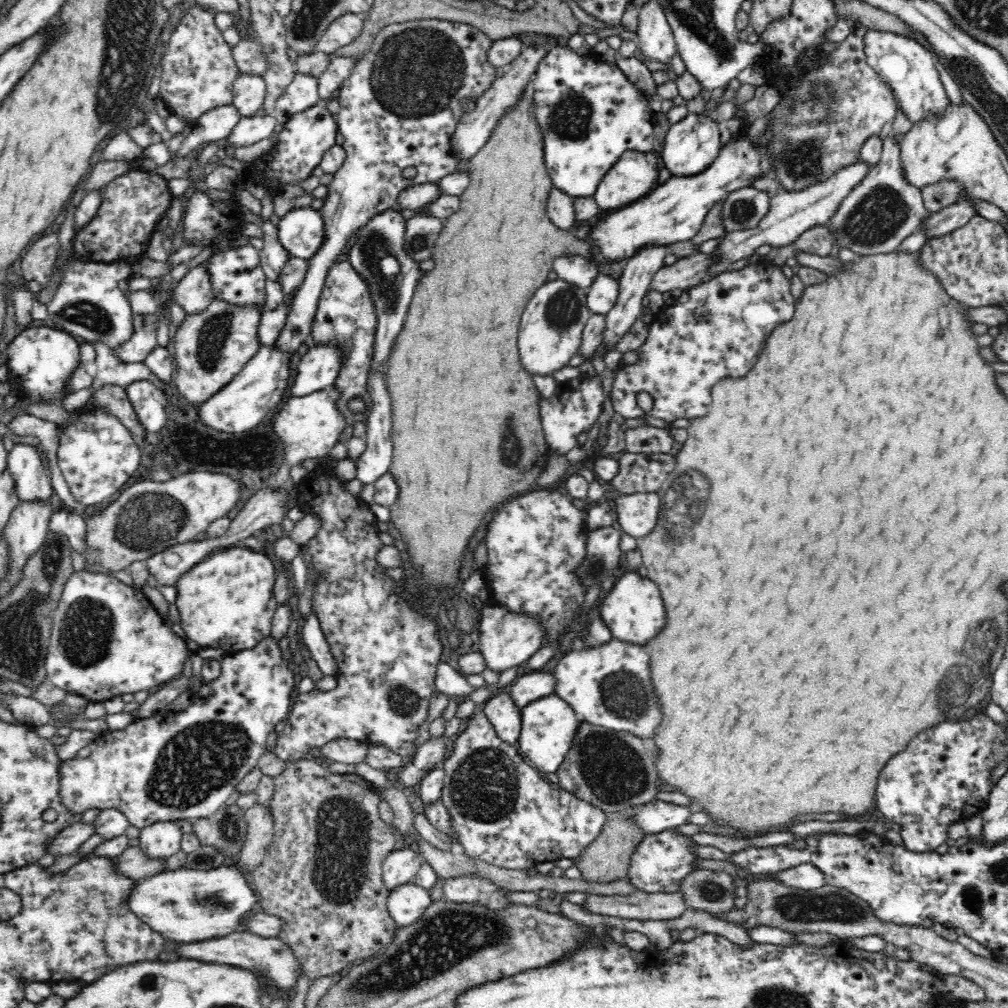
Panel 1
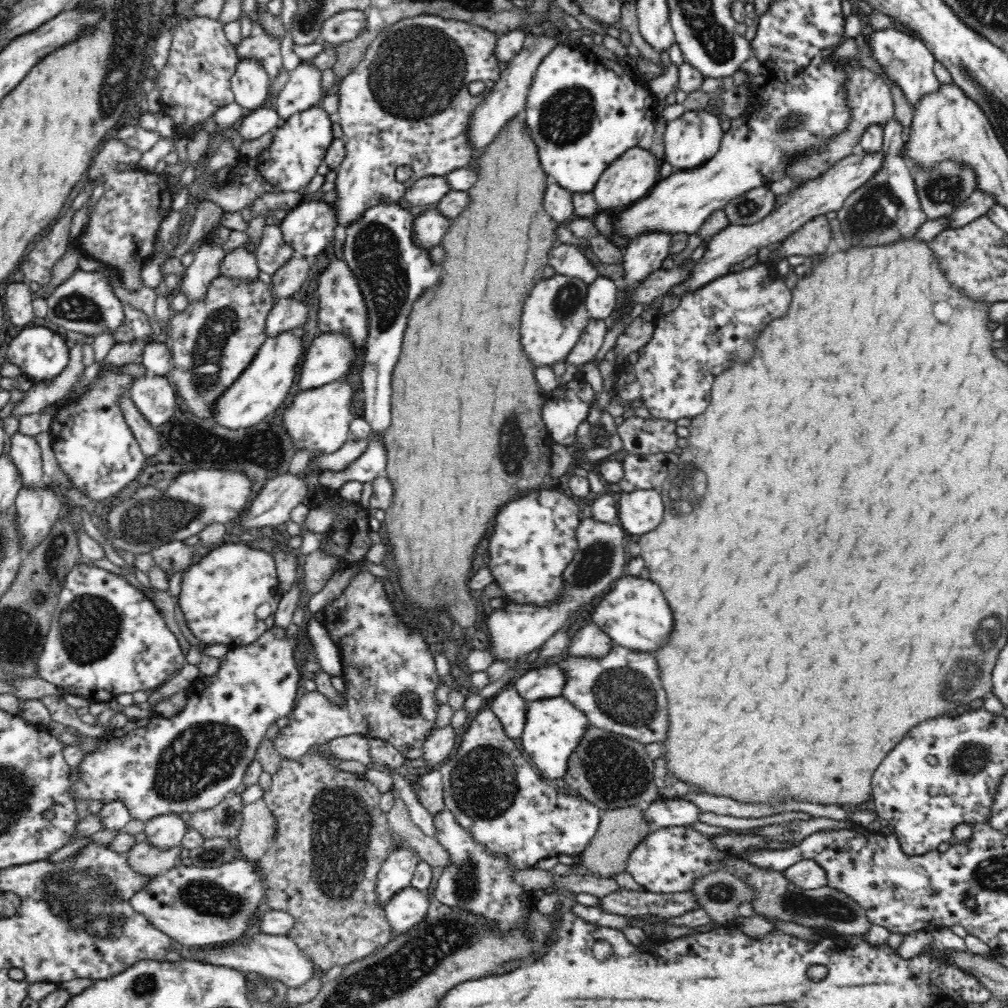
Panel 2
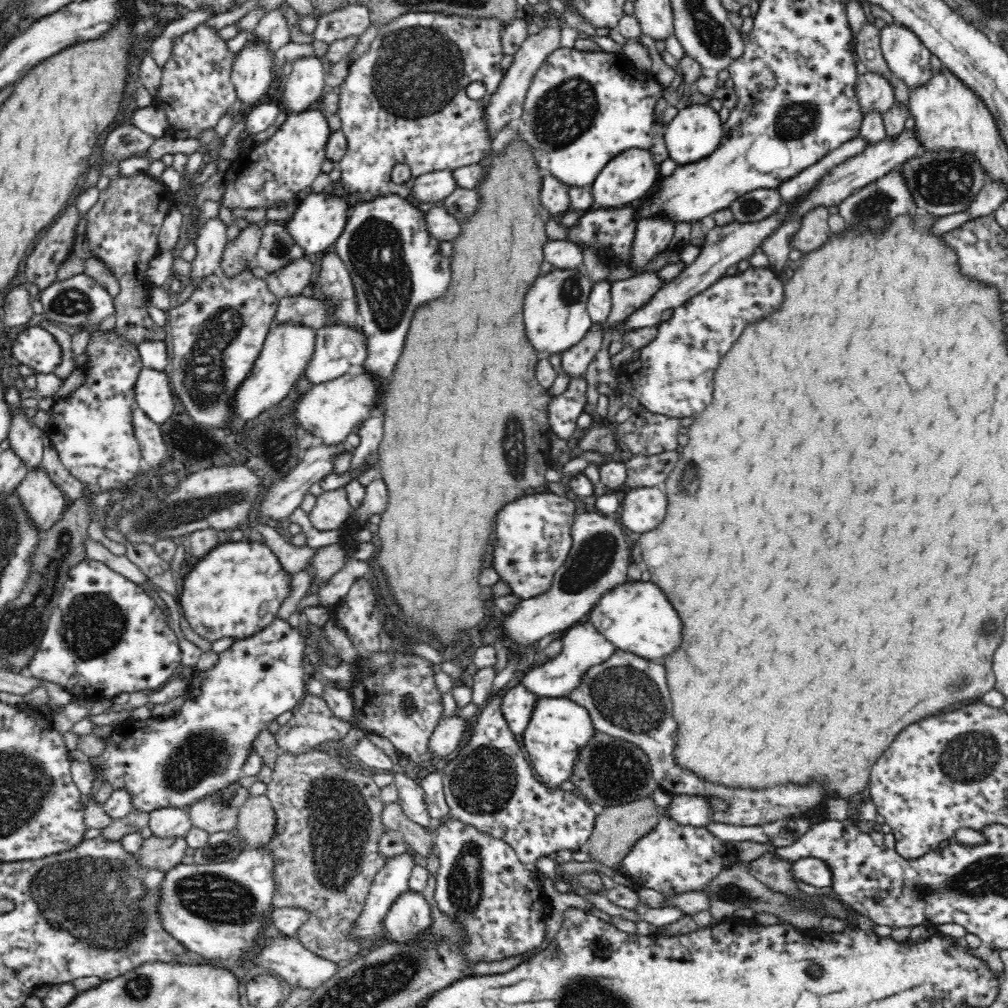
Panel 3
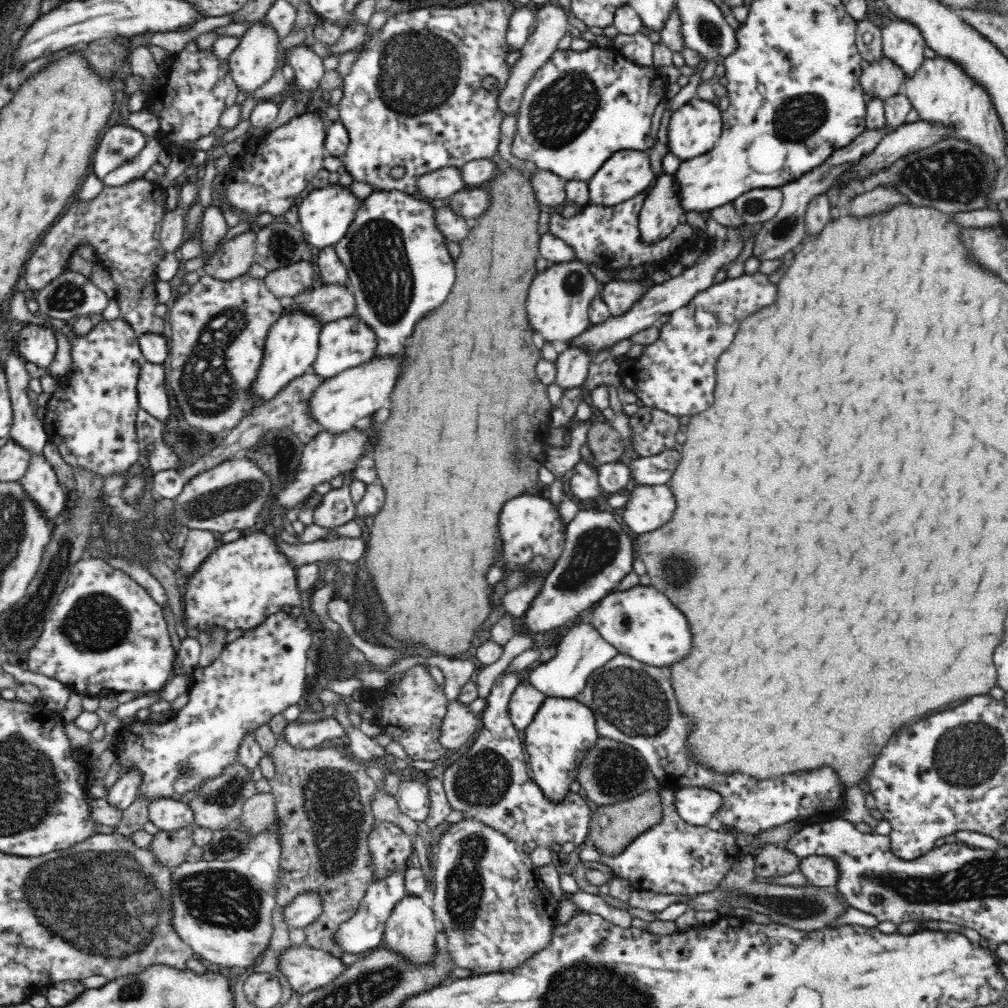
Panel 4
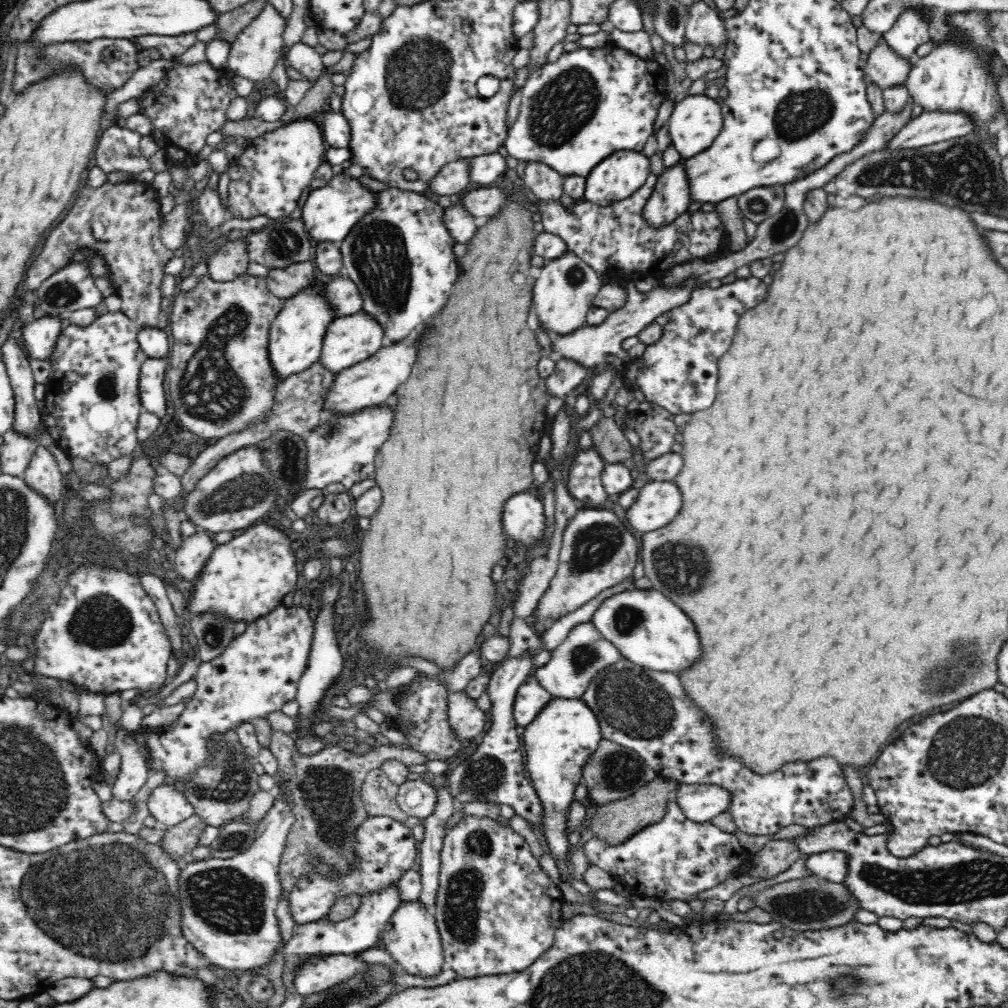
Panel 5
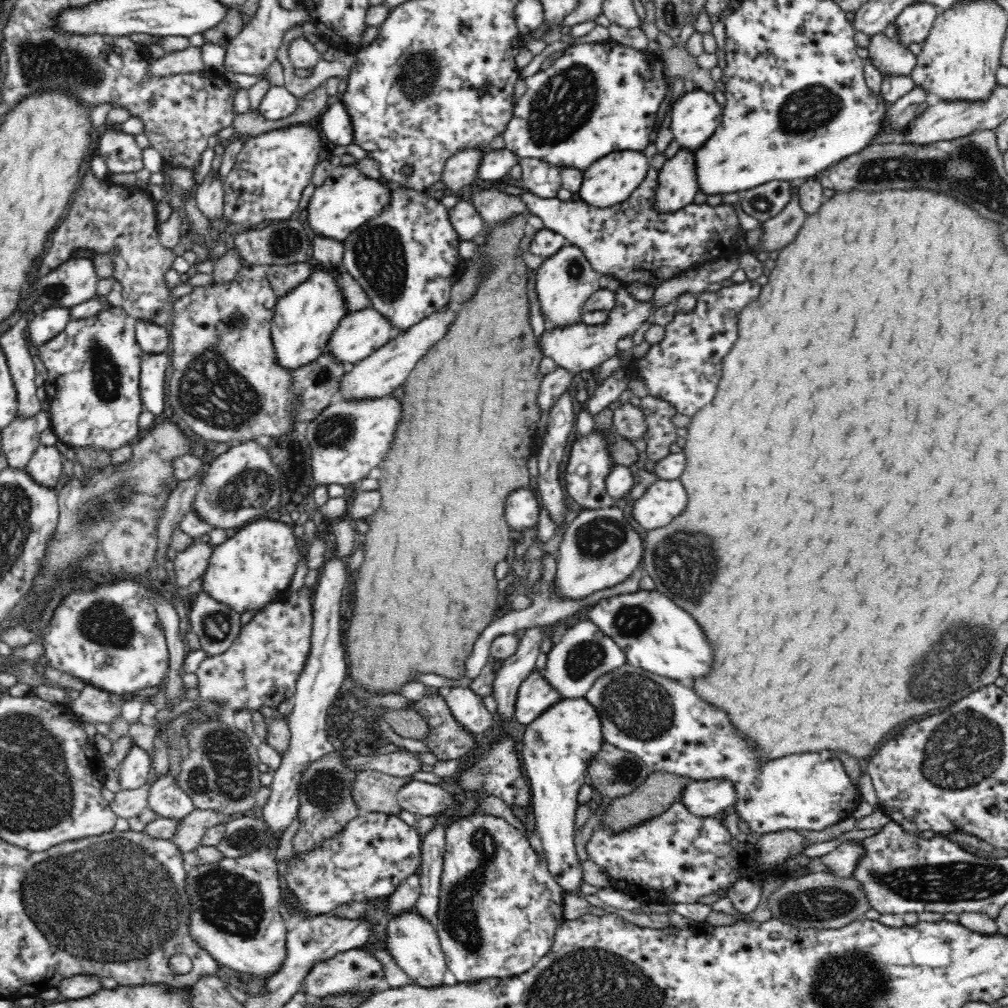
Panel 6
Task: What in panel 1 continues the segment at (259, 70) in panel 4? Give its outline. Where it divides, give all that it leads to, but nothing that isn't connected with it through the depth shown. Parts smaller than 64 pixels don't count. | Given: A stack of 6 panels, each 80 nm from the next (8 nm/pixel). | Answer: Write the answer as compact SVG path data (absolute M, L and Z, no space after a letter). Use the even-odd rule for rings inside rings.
M238 76L232 88L232 105L237 108L241 118L258 116L266 95L262 76Z

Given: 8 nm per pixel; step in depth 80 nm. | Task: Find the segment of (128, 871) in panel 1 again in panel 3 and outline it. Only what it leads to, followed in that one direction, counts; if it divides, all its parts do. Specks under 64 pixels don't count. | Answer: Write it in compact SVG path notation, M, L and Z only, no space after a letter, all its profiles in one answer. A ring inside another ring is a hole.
M151 836L142 841L142 846L134 853L134 857L142 867L166 872L182 862L187 848L185 837L158 839Z

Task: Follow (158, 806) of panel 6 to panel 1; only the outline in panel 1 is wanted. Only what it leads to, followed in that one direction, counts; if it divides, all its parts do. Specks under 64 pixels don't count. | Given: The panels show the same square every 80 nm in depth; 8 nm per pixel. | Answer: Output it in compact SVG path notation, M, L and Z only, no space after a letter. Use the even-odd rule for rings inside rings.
M174 821L155 822L134 834L140 851L148 859L166 861L181 850L183 834Z

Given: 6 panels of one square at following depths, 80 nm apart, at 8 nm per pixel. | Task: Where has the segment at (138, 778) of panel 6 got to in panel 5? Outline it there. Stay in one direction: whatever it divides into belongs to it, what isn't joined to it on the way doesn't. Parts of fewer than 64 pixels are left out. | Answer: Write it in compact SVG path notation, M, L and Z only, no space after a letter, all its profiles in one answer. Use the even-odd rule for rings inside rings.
M120 729L114 739L114 748L120 755L120 772L114 778L110 791L121 801L132 802L138 790L149 776L144 757L140 755L134 738L126 729Z

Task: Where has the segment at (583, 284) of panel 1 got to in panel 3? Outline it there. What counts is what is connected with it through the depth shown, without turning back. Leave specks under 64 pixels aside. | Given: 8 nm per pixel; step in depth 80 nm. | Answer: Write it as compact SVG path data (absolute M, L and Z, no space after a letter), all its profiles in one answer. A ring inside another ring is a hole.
M548 239L543 250L546 262L557 269L584 269L582 248L575 242Z

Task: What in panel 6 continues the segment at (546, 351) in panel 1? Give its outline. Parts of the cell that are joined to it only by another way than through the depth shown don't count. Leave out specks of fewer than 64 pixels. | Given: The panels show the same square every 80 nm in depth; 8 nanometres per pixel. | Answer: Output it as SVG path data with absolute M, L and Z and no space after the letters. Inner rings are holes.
M566 244L535 270L534 290L542 318L548 318L555 328L570 328L582 322L585 302L601 287L590 262L576 245Z

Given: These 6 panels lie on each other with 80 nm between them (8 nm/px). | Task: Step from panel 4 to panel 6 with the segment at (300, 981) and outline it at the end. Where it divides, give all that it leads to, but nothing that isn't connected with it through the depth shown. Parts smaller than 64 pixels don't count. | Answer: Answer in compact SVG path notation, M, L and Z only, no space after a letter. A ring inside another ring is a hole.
M356 948L314 964L302 982L302 992L318 997L338 994L338 992L364 992L374 988L382 978L385 977L380 962L365 948Z

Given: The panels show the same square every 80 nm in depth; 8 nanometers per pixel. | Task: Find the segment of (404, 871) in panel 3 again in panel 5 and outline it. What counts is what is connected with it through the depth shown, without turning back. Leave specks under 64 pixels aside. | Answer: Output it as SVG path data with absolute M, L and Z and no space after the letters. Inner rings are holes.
M392 882L388 888L383 890L368 892L360 899L361 903L356 914L346 920L332 923L326 919L320 919L316 922L295 926L293 937L285 946L287 956L286 969L283 975L285 984L292 984L296 966L302 964L310 956L318 956L318 954L356 955L373 947L378 942L378 938L381 937L390 916L394 914L398 905L403 901L400 898L397 882Z

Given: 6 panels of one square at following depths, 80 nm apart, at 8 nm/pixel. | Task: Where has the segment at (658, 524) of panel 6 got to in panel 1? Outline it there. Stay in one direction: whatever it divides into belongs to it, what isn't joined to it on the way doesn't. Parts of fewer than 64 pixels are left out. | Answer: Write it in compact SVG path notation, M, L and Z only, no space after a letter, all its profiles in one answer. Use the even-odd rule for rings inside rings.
M657 493L621 494L615 500L614 513L621 531L638 540L653 532L661 507Z

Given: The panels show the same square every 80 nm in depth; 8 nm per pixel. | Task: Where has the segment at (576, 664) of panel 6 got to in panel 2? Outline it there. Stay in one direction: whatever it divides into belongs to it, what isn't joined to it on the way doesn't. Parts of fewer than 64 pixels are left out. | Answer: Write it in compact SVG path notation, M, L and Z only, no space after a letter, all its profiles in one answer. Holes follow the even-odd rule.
M593 620L582 626L569 642L571 656L604 656L615 642ZM558 665L544 668L532 667L527 674L518 678L512 688L527 703L543 698L554 698L562 694L562 686L566 682L566 676Z

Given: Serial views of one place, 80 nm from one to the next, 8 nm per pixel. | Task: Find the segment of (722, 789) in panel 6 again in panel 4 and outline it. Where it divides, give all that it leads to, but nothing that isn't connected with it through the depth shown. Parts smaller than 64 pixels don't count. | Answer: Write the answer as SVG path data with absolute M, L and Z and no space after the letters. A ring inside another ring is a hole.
M700 787L683 788L674 792L673 796L680 818L696 826L706 826L722 804L717 792Z

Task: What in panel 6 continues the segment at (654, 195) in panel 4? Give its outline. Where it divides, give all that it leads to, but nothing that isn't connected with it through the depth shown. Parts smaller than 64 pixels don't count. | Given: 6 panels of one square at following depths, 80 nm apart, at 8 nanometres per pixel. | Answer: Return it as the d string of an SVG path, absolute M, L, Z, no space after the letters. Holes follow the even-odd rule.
M680 149L659 170L652 208L660 215L677 213L692 203L697 192L699 187L694 173L694 153Z

